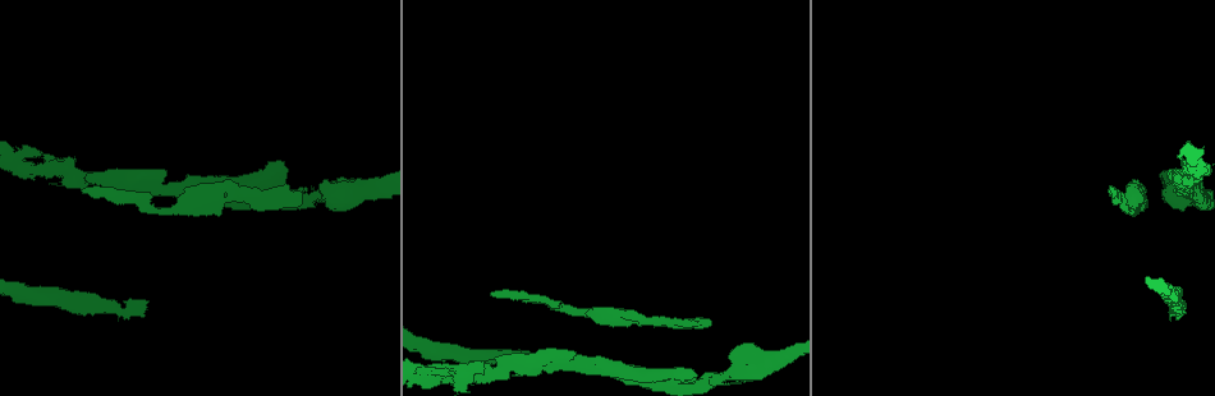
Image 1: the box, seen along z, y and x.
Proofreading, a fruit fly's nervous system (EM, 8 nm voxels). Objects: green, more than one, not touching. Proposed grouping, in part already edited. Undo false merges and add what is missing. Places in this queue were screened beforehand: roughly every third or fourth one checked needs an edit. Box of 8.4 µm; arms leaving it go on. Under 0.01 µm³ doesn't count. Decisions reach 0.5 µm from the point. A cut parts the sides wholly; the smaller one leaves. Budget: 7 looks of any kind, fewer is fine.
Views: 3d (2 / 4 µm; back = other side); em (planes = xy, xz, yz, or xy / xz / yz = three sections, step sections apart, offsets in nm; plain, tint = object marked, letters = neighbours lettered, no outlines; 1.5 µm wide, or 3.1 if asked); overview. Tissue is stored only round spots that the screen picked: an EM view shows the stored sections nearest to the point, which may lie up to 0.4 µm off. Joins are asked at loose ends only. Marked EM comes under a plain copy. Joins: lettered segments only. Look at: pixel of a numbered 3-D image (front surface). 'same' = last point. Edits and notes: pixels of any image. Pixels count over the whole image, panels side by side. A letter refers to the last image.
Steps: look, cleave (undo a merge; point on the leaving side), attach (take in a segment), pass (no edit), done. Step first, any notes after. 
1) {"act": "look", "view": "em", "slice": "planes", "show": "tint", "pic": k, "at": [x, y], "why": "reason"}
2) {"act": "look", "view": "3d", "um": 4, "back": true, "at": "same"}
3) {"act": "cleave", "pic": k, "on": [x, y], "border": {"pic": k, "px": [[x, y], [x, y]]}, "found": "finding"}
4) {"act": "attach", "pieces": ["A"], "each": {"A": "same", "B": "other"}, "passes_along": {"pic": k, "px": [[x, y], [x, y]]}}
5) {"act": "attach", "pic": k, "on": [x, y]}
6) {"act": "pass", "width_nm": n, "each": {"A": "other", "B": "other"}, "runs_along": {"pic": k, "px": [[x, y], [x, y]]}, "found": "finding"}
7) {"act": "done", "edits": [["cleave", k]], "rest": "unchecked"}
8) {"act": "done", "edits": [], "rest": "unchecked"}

{"act": "look", "view": "em", "slice": "yz", "step": 8, "show": "letters", "pic": 1, "at": [238, 176], "why": "branch stops here"}

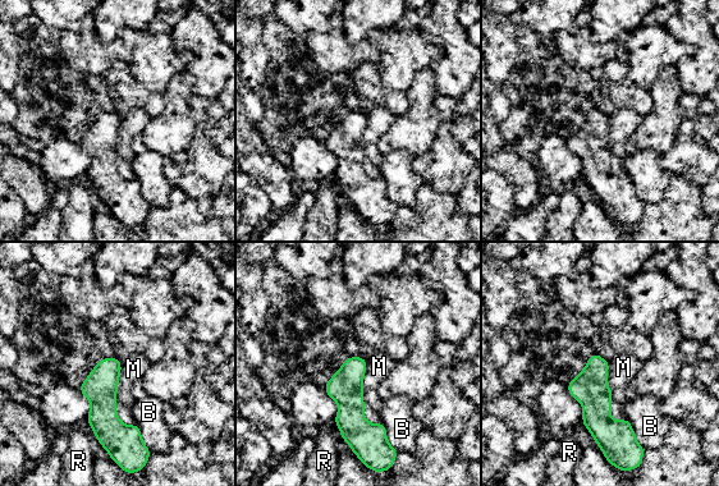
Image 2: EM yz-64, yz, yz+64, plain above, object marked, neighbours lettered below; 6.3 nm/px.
{"act": "pass", "each": {"B": "other", "M": "other", "R": "other"}, "found": "no lettered segment goes on from it"}

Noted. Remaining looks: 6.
{"act": "look", "view": "em", "slice": "planes", "show": "letters", "pic": 1, "at": [446, 374], "why": "an open end"}

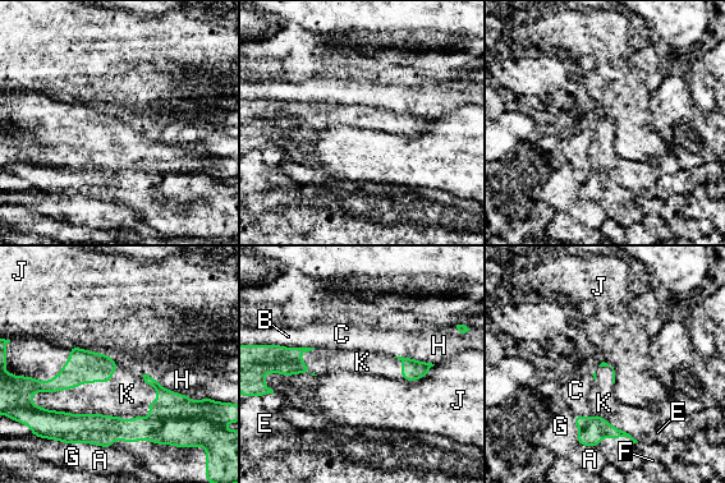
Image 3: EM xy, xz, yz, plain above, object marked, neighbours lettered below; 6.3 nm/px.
{"act": "pass", "each": {"A": "other", "B": "other", "C": "other", "E": "other", "F": "other", "G": "other", "H": "other", "J": "other", "K": "other"}, "border": {"pic": 3, "px": [[159, 394], [147, 415], [36, 404]]}, "found": "none of them fits"}

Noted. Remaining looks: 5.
{"act": "look", "view": "3d", "um": 4, "pic": 1, "at": [146, 301], "why": "an open end"}

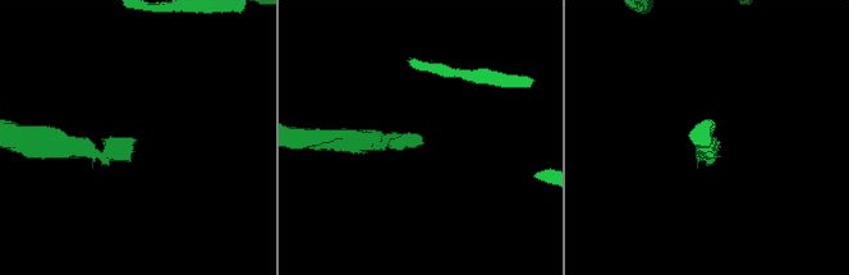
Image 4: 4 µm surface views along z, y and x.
{"act": "look", "view": "em", "slice": "yz", "step": 4, "show": "letters", "pic": 4, "at": [134, 142]}

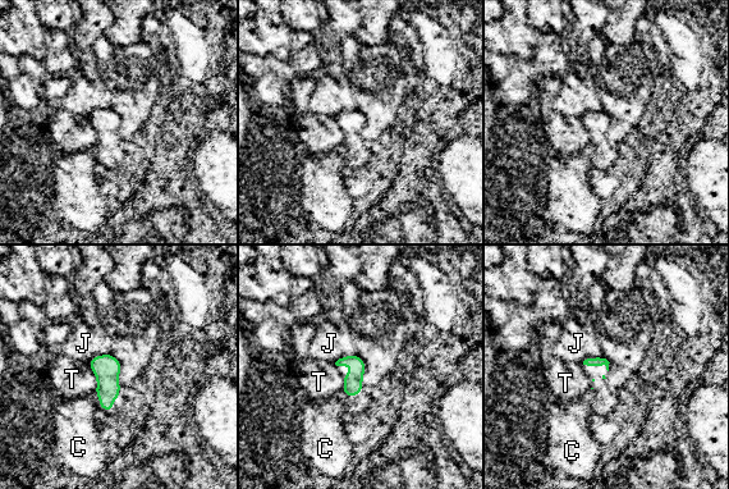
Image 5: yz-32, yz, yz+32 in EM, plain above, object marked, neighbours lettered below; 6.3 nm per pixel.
{"act": "look", "view": "em", "slice": "planes", "show": "letters", "at": "same"}

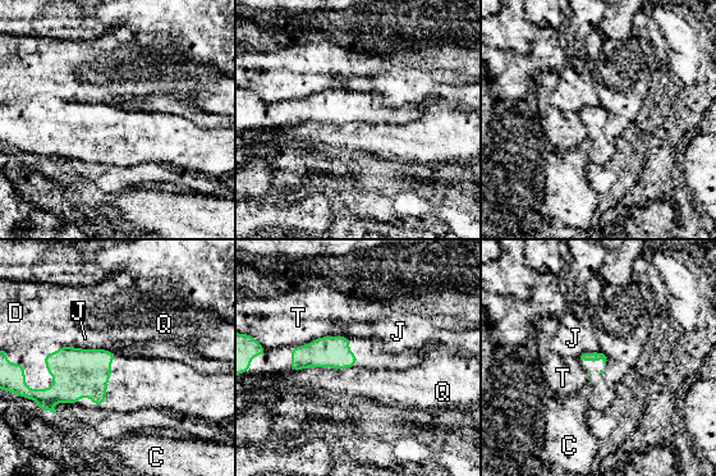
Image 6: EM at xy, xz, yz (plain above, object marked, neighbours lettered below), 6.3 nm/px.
{"act": "pass", "each": {"C": "other", "D": "other", "J": "other", "Q": "other", "T": "other"}, "border": {"pic": 6, "px": [[74, 346], [95, 349]]}, "found": "no lettered segment goes on from it"}

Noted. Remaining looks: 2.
{"act": "done", "edits": [], "rest": "unchecked"}

